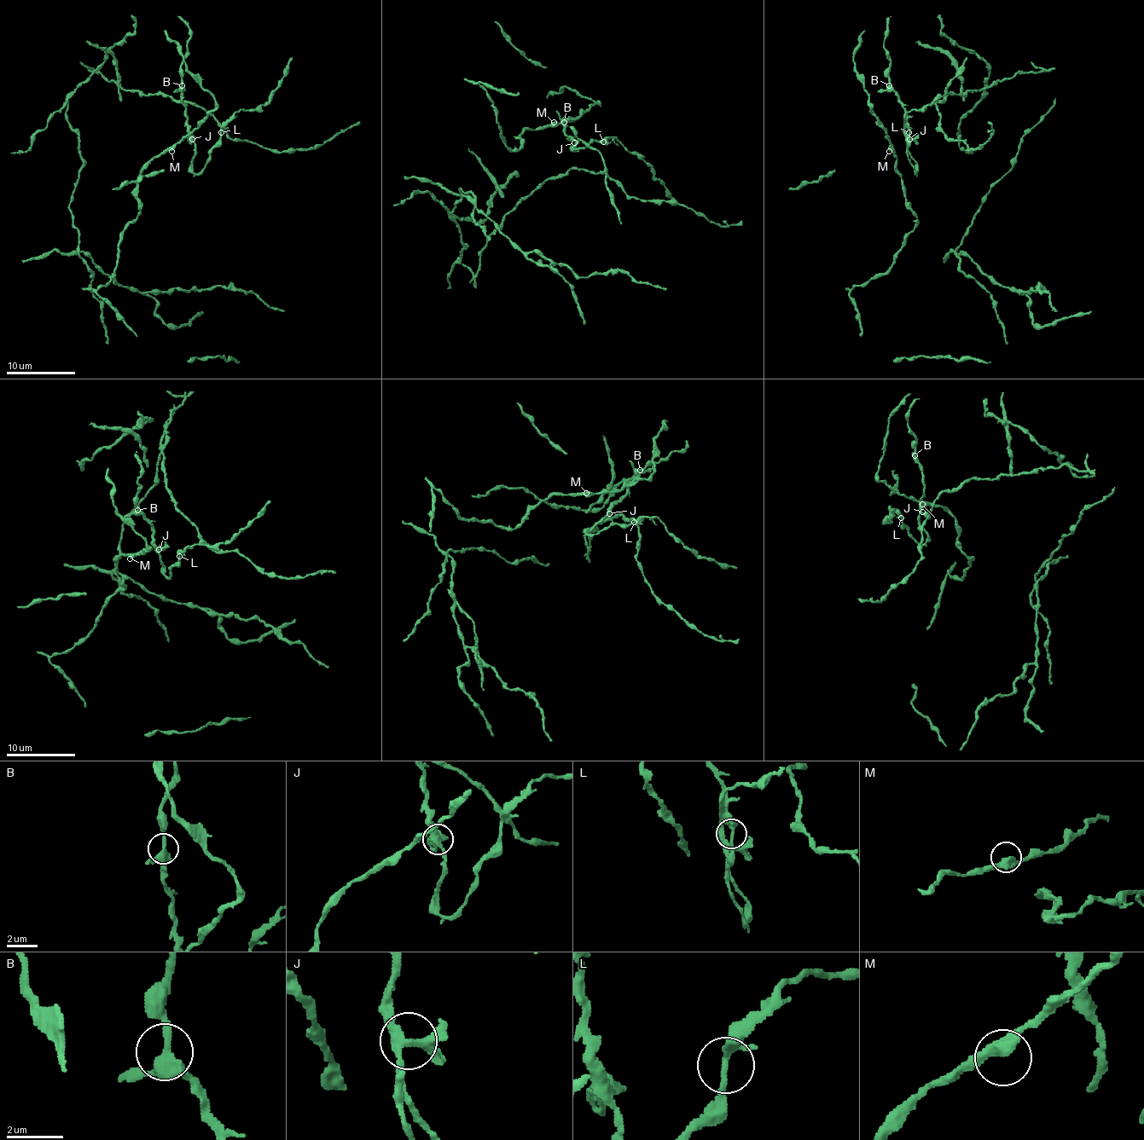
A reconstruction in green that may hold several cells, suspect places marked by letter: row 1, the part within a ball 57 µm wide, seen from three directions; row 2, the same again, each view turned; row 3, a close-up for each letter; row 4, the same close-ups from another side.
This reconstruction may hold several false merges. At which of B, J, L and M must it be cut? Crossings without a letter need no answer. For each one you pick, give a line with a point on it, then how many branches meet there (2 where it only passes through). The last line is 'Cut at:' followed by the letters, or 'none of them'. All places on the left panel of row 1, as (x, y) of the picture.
Cut at: none of them

